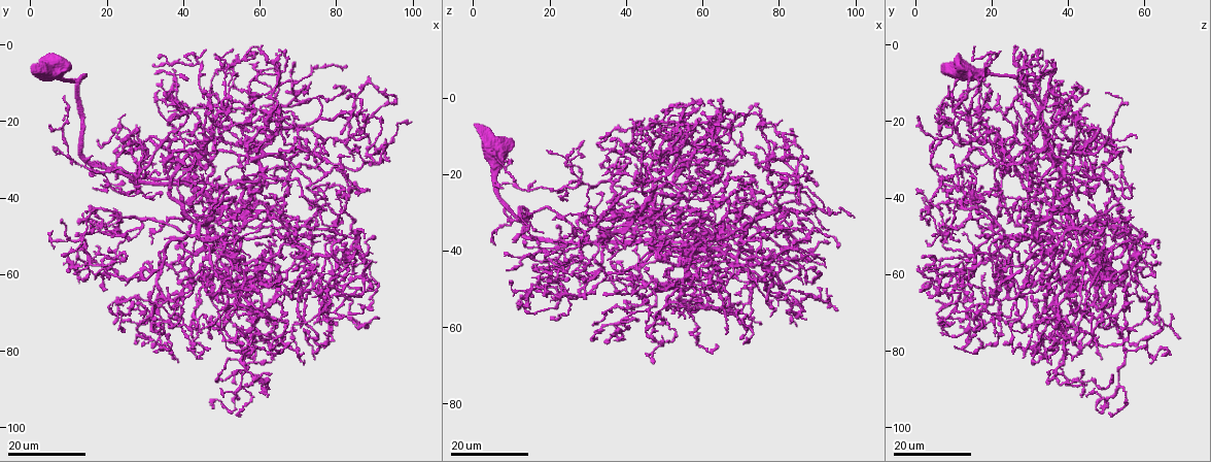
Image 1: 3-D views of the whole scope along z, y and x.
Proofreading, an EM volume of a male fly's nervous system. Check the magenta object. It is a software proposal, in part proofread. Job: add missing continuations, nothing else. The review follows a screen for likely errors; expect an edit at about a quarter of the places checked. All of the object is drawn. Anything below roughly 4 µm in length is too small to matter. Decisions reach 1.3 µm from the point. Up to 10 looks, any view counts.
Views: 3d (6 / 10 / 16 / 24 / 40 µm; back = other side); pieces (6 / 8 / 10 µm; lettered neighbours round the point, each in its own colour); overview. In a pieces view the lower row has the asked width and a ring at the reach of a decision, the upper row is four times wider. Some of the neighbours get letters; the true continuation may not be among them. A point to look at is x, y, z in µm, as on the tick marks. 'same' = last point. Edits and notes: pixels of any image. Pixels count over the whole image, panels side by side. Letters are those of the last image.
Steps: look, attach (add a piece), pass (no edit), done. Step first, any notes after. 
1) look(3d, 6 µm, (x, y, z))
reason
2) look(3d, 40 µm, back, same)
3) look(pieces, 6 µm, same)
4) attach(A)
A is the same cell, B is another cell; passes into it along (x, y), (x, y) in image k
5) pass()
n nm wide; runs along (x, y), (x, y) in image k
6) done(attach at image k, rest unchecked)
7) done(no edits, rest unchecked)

look(3d, 16 µm, (69.5, 47.5, 8.5))
branch stops here

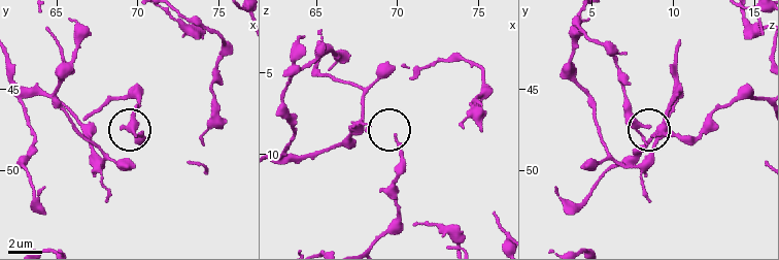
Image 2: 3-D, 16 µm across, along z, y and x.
look(pieces, 10 µm, (69.8, 47.7, 8.8))

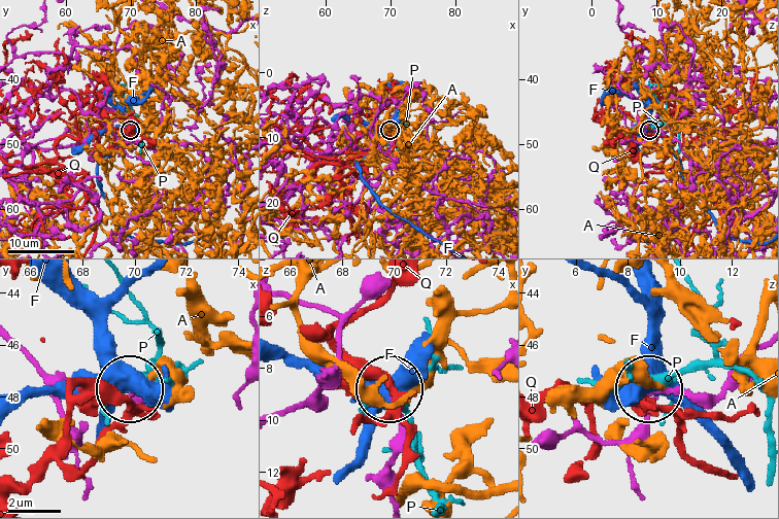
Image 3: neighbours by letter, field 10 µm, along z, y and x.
pass()
A, F, P and Q are other cells; runs along (756, 346), (716, 394), (651, 390) in image 3; no lettered piece goes on from it

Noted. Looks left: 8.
look(3d, 24 µm, (82.5, 55.0, 11.0))
branch stops here

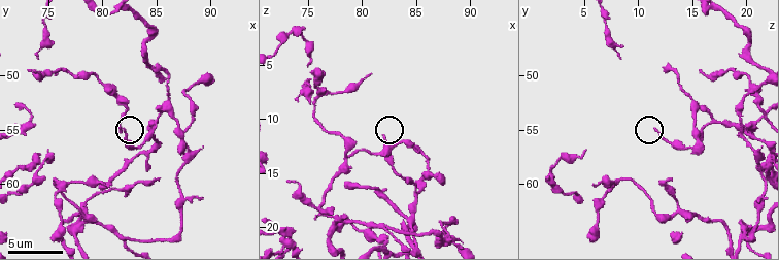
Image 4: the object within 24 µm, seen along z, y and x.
look(pieces, 8 µm, (82.0, 54.8, 11.8))

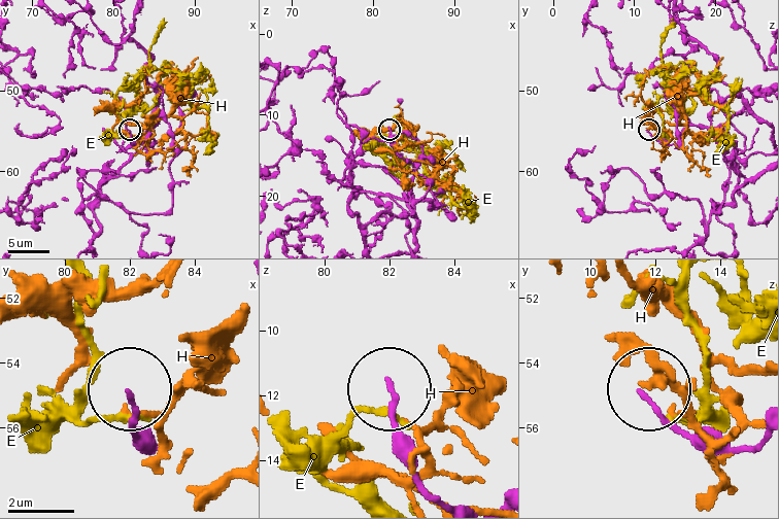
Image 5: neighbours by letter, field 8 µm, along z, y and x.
pass()
E and H are other cells; runs along (760, 442), (743, 450), (702, 448), (646, 395) in image 5; none of them fits

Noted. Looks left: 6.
look(3d, 16 µm, (85.0, 61.0, 41.5))

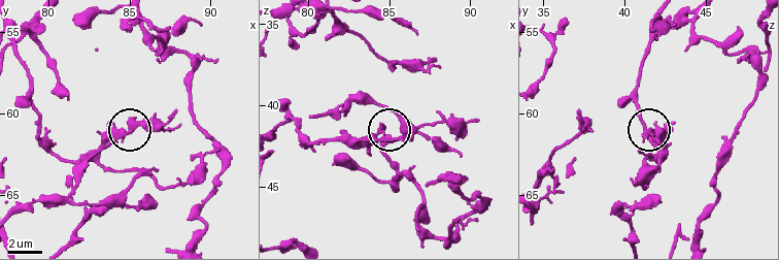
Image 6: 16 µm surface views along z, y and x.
look(pieces, 10 µm, (84.5, 61.7, 41.2))

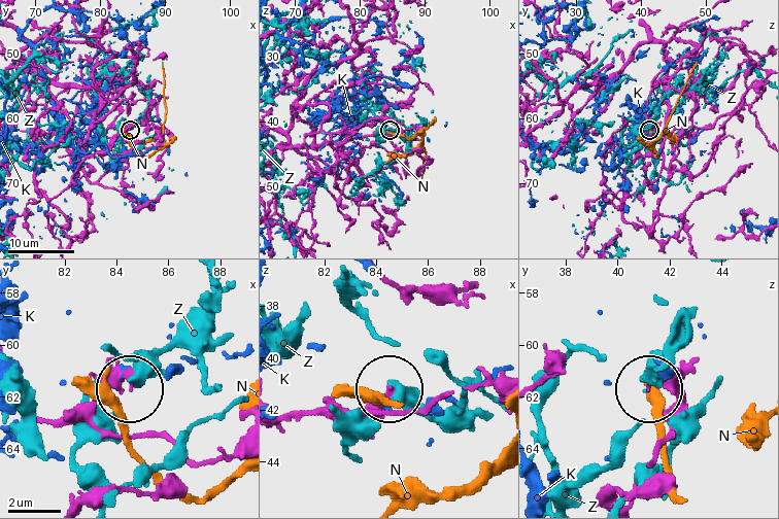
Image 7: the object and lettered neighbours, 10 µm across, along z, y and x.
pass()
K, N and Z are other cells; none of them fits

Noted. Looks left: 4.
look(3d, 24 µm, (76.0, 25.0, 36.5))
branch stops here

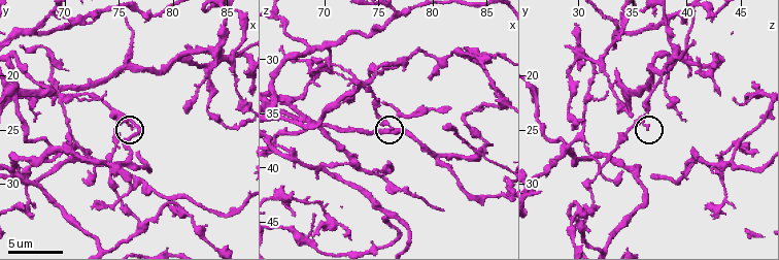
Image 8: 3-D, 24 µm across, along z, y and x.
look(pieces, 6 µm, (76.0, 24.8, 36.4))
see the neighbours

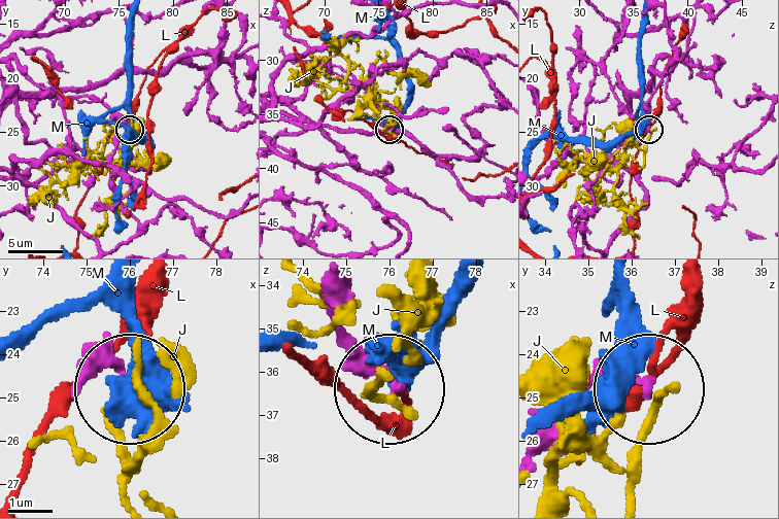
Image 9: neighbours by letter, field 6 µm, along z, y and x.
pass()
J, L and M are other cells; no lettered piece goes on from it

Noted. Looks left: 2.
look(3d, 16 µm, (65.0, 21.5, 0.5))

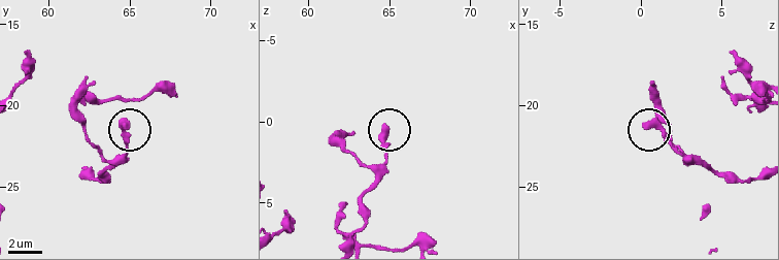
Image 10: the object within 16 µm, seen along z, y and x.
look(pieces, 10 µm, (64.8, 21.2, 0.2))

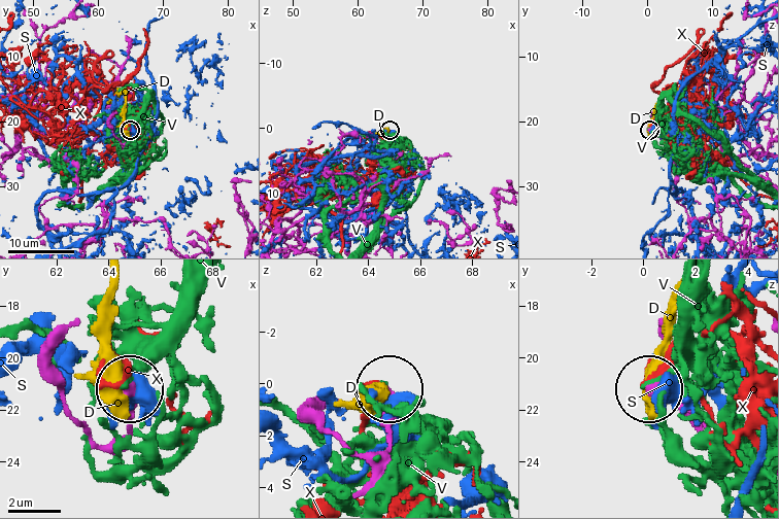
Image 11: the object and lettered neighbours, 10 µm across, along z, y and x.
pass()
D, S, V and X are other cells; runs along (367, 480), (384, 440), (390, 389) in image 11; no lettered piece goes on from it

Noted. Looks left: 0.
done(no edits, rest unchecked)

